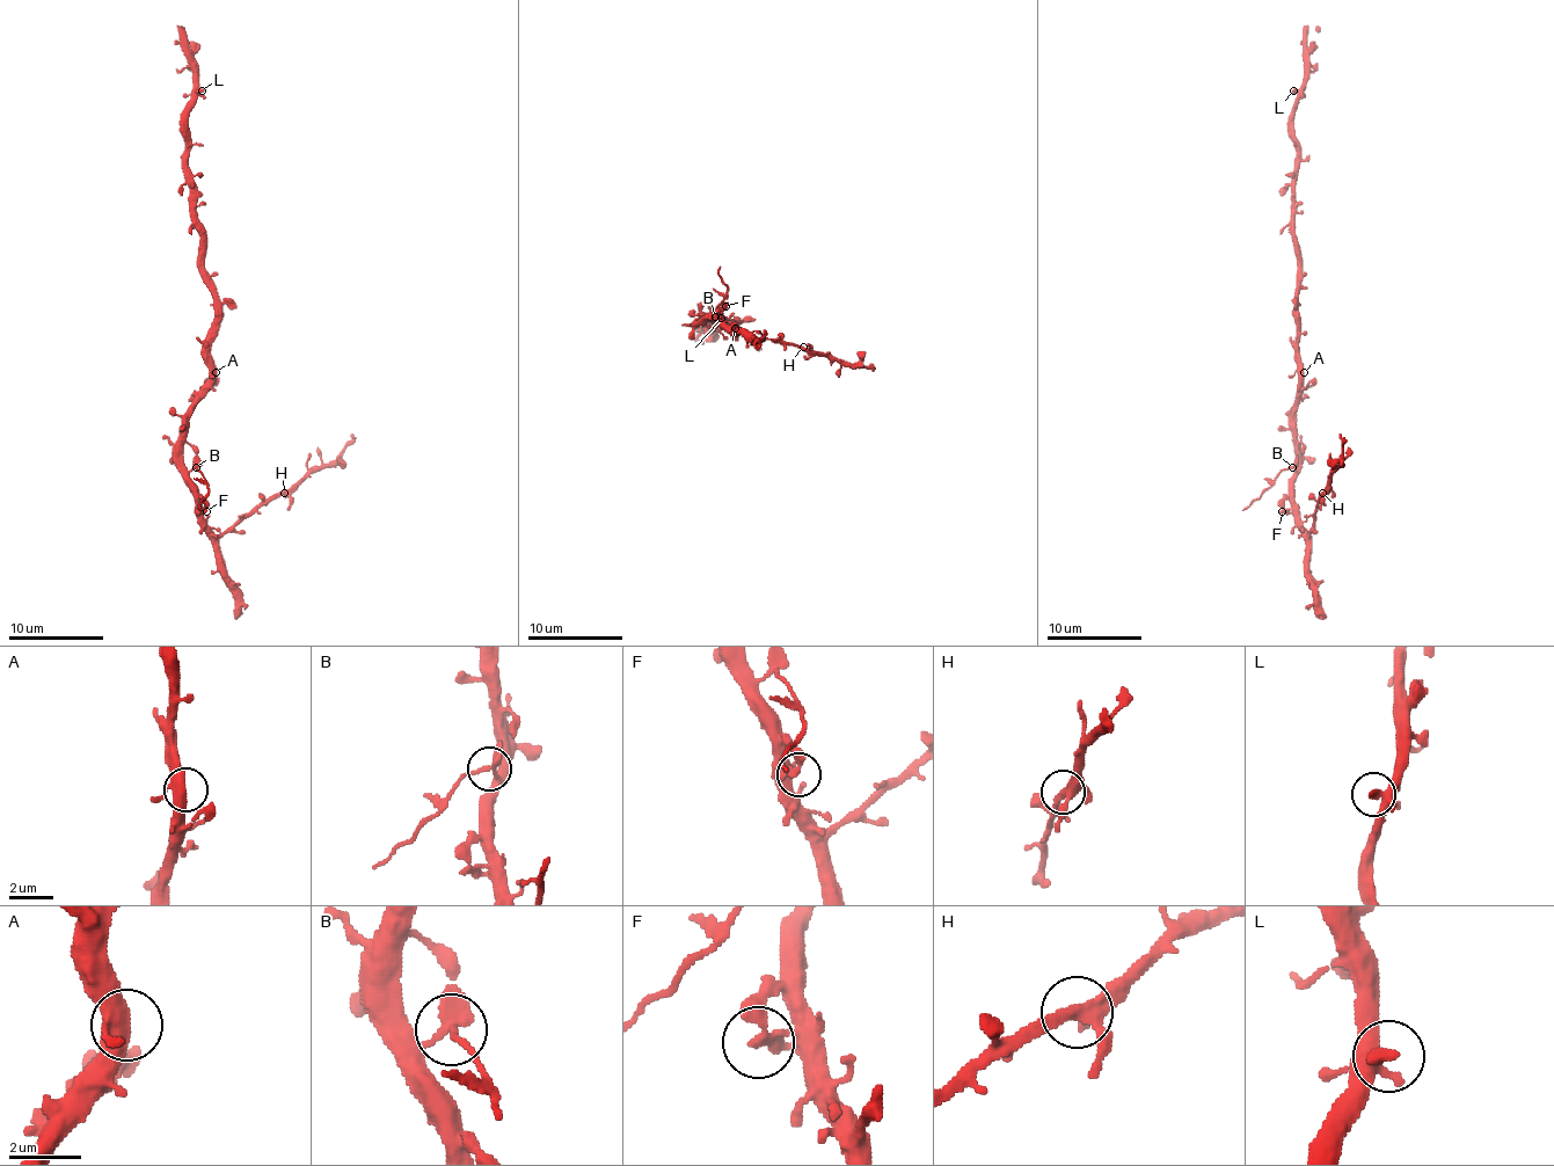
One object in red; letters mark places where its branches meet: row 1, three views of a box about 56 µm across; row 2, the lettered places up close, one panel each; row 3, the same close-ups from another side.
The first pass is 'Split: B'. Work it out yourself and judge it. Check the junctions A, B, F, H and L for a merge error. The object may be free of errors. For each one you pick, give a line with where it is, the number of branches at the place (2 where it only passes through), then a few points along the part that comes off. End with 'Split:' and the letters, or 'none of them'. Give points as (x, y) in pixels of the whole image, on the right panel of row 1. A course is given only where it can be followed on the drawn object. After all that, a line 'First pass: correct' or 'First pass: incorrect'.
B: at (1292, 467); 3 branches meet; foreign part runs (1291, 466), (1242, 509)
Split: B
First pass: correct

